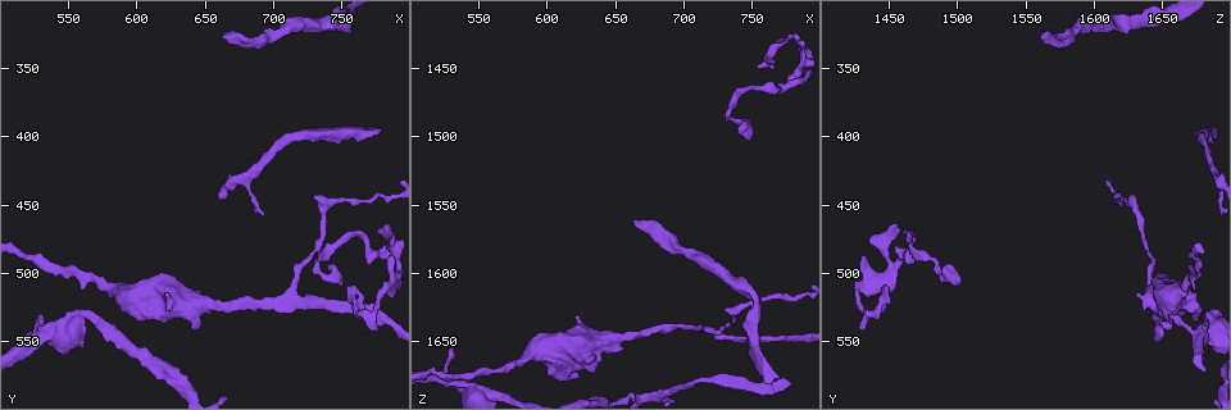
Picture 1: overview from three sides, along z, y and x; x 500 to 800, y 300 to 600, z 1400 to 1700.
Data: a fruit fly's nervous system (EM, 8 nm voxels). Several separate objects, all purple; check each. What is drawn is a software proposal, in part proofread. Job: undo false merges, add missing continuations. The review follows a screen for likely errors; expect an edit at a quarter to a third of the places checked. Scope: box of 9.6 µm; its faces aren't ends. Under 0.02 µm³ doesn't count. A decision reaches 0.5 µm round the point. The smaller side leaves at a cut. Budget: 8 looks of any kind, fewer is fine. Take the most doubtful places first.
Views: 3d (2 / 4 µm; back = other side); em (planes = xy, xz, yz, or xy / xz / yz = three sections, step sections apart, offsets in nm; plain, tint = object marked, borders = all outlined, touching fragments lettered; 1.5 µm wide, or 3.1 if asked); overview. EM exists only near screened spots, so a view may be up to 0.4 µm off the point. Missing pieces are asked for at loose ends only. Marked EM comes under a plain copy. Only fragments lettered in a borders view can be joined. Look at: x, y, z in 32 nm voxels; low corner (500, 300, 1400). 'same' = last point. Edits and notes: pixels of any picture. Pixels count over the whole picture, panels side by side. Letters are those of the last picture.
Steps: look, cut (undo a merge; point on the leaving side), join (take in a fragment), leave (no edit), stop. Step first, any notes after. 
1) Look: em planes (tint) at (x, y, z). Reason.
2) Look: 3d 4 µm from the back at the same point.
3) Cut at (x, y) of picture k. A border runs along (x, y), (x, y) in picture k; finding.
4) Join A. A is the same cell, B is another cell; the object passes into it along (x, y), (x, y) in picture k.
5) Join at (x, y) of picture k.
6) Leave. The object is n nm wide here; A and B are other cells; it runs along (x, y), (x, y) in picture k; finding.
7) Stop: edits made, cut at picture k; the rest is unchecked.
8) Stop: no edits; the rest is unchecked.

Look: em planes (borders) at (664, 324, 1564). End of a long branch.

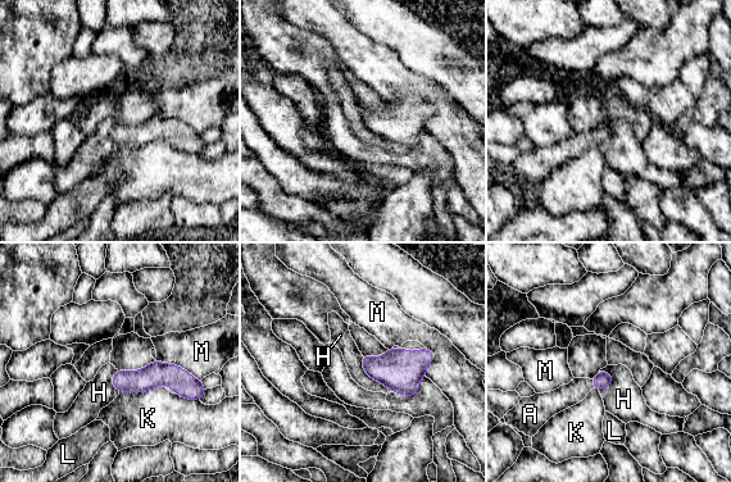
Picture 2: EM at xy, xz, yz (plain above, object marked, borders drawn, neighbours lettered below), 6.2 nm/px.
Join A. A is the same cell, H, K, L and M are other cells; the object passes into it along (602, 380), (593, 383), (567, 395) in picture 2; it goes on there.

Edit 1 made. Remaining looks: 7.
Look: em yz step 4 (tint) at (532, 530, 1656). Branch stops here.

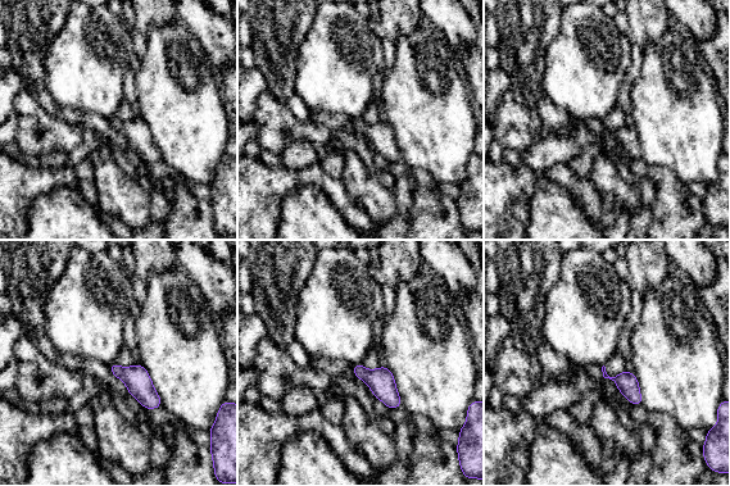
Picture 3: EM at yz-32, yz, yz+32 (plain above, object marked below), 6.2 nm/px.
Look: em planes (borders) at the same point. Cut it another way.

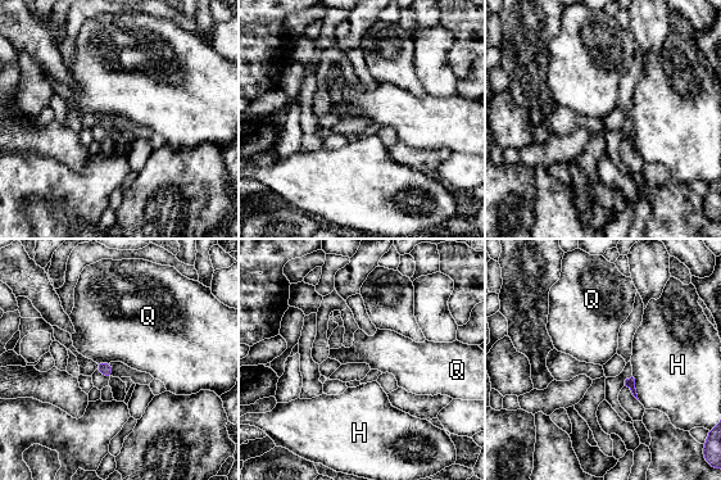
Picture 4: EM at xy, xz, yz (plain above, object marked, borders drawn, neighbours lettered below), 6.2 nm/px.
Leave. H and Q are other cells; a border runs along (109, 362), (96, 363) in picture 4; no lettered fragment goes on from it.

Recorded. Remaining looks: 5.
Look: em planes (tint) at (776, 542, 1434). Branch stops here.

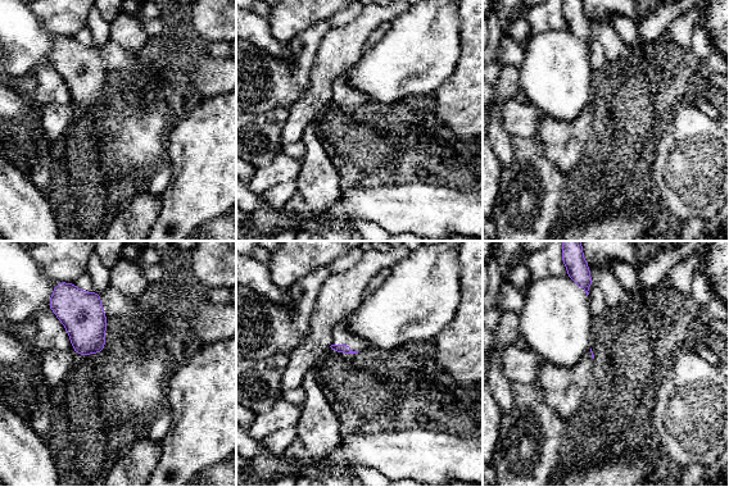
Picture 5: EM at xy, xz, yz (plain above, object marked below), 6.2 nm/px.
Look: em planes (borders) at the same point.

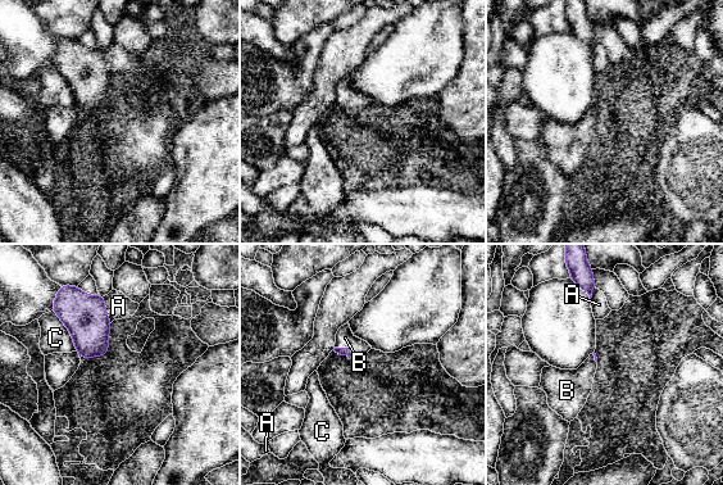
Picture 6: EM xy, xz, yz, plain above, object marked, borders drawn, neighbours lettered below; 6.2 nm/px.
Join B. The longest contact is with C, 300 nm; B is the same cell, A and C are other cells; the object passes into it along (348, 352), (349, 348), (345, 338) in picture 6; the neuron continues.

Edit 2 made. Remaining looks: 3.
Stop: edits made, join at picture 2, join at picture 6; the rest is unchecked.

